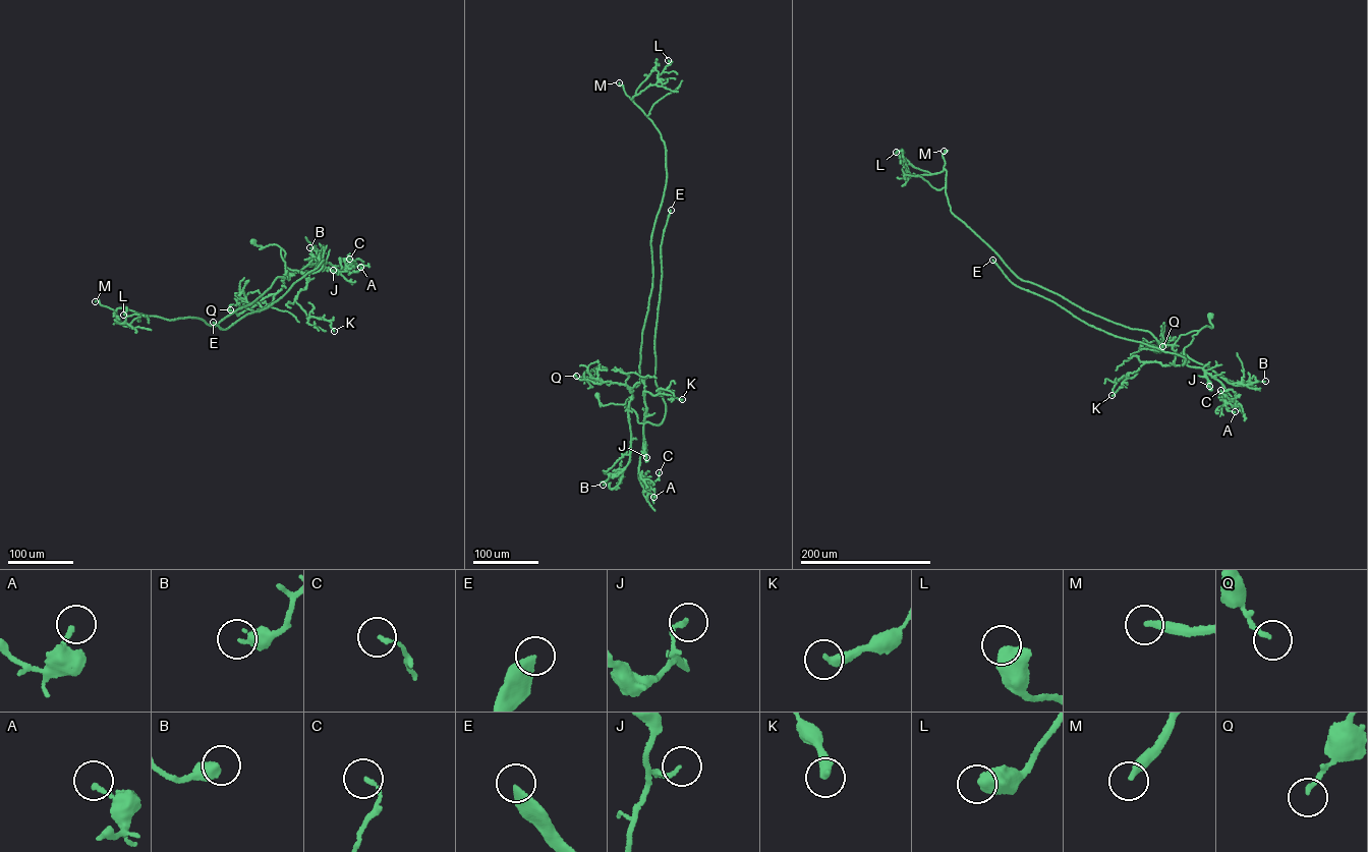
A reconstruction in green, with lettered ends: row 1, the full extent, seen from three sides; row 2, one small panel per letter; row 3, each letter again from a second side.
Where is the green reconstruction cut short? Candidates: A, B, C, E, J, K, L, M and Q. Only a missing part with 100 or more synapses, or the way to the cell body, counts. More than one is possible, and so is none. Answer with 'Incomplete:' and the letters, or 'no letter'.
Incomplete: E, M

